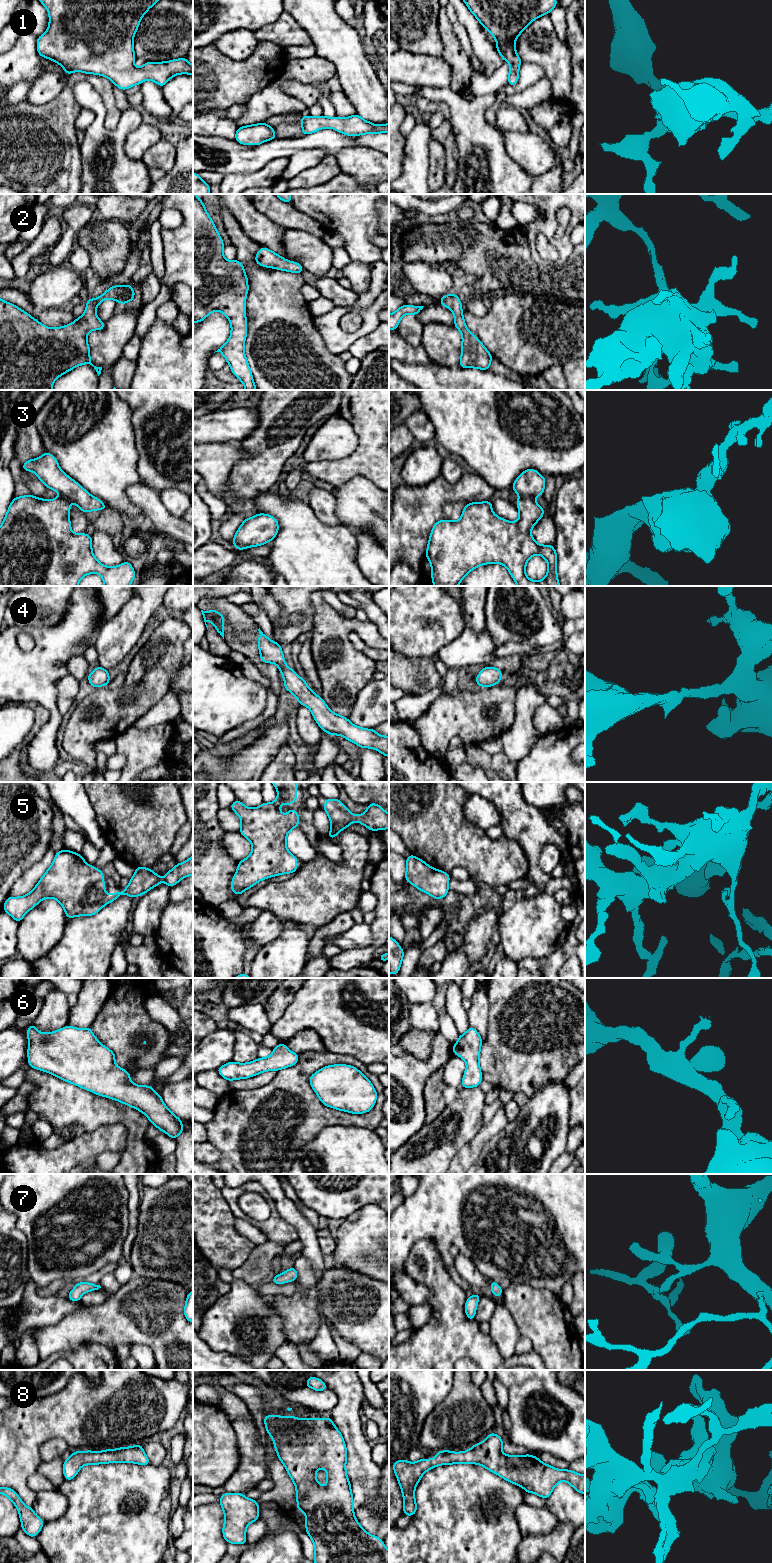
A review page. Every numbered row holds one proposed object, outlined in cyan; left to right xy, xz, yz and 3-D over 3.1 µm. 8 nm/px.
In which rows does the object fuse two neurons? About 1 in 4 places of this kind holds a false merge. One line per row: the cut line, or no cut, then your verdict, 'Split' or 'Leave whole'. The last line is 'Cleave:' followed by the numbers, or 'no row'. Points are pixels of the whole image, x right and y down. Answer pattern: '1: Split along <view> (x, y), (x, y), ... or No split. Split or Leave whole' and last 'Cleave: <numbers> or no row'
1: No split. Leave whole
2: No split. Leave whole
3: No split. Leave whole
4: No split. Leave whole
5: No split. Leave whole
6: No split. Leave whole
7: No split. Leave whole
8: No split. Leave whole
Cleave: no row

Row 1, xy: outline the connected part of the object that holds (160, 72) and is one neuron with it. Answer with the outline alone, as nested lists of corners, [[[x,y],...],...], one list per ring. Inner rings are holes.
[[[39,0],[49,13],[49,26],[46,32],[37,37],[37,51],[40,57],[48,58],[64,68],[66,74],[70,75],[73,72],[80,71],[85,74],[96,74],[107,77],[118,88],[127,90],[133,85],[140,85],[145,80],[152,80],[157,83],[161,88],[175,75],[190,74],[193,75],[193,65],[190,64],[186,57],[174,59],[166,62],[146,62],[140,68],[134,66],[135,54],[133,47],[133,39],[139,27],[139,23],[144,14],[159,0]]]

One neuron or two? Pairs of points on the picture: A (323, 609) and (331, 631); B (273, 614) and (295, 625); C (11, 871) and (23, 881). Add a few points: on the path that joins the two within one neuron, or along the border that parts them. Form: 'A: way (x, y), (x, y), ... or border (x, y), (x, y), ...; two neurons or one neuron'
A: way (324, 614), (329, 626); one neuron
B: border (272, 596), (279, 605), (278, 627); two neurons
C: border (36, 862), (26, 867), (13, 882); two neurons

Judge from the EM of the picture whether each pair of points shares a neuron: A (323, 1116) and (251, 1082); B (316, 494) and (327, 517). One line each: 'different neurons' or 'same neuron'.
A: different neurons
B: same neuron

